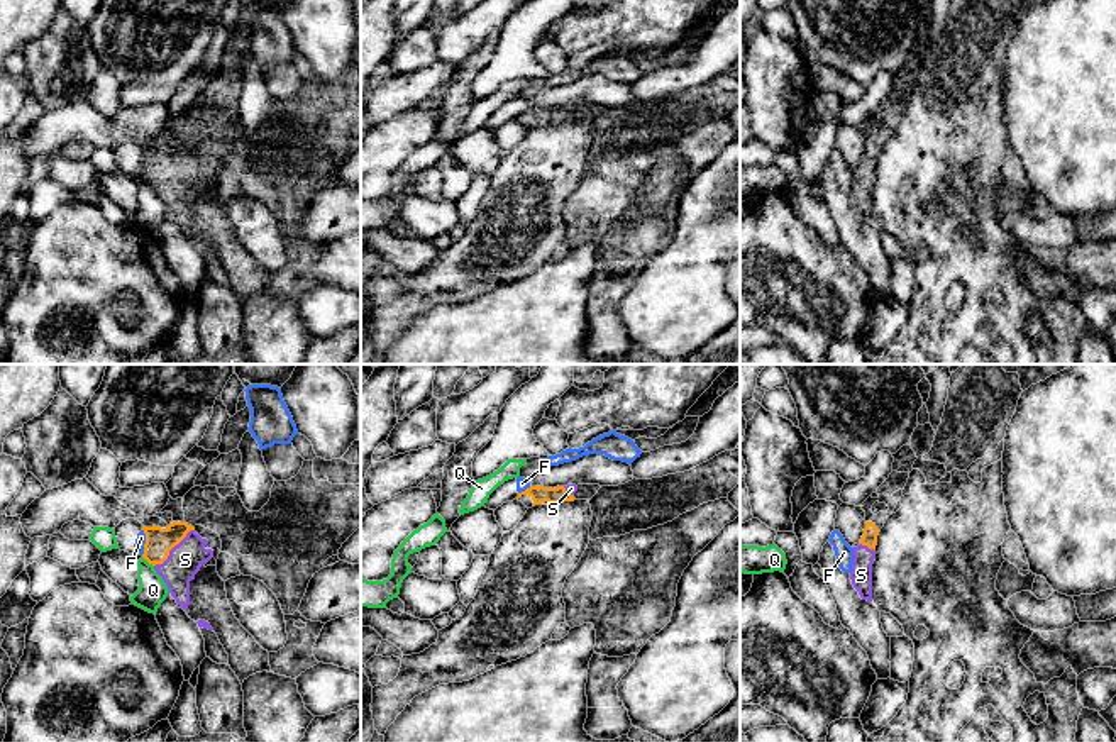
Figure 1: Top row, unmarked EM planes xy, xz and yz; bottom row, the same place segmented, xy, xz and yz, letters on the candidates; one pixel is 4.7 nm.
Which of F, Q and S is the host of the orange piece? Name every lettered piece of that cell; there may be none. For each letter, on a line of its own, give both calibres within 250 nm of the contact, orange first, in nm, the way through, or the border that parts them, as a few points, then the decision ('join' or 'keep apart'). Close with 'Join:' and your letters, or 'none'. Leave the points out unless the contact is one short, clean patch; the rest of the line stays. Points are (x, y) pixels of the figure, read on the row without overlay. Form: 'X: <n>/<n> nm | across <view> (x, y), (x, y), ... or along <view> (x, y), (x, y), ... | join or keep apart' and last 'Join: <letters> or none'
F: 130/50 nm | along xy (143, 149), (144, 171), (141, 175) | keep apart
Q: 130/140 nm | along xy (143, 177), (153, 187) | keep apart
S: 130/160 nm | across xy (160, 161), (171, 168), (185, 180) | join
Join: S

